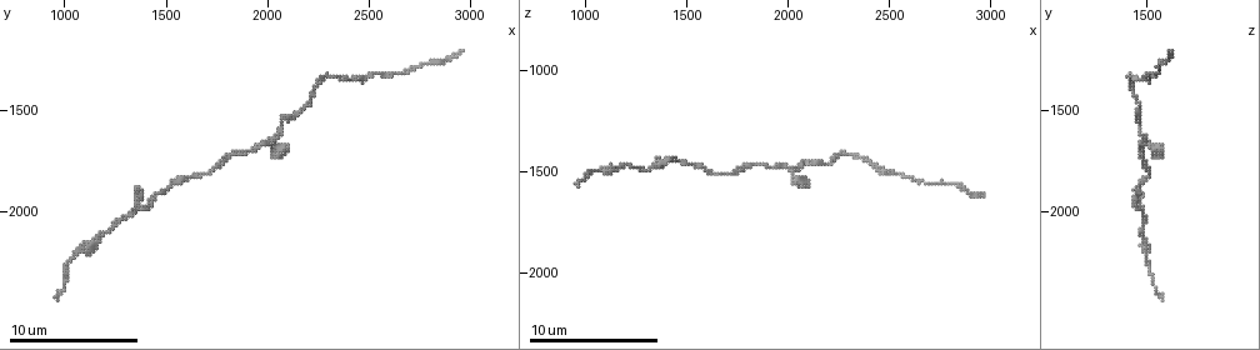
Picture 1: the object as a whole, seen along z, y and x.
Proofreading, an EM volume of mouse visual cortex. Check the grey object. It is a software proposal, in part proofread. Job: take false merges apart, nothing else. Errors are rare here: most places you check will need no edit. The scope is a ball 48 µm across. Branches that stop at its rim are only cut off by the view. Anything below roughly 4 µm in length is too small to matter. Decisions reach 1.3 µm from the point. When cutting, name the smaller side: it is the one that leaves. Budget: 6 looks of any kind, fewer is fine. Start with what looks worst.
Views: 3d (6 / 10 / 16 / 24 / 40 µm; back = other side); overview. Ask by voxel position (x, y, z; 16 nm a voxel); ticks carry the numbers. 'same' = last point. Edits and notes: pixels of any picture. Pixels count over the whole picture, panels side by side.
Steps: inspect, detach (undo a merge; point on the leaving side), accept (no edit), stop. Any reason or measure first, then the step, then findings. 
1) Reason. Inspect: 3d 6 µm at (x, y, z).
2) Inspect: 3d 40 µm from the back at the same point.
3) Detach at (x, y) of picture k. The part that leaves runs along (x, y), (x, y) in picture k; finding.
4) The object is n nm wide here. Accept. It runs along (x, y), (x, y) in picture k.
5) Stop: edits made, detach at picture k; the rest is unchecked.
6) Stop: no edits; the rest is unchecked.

Three arms meet. Inspect: 3d 10 µm at (2000, 1650, 1470).

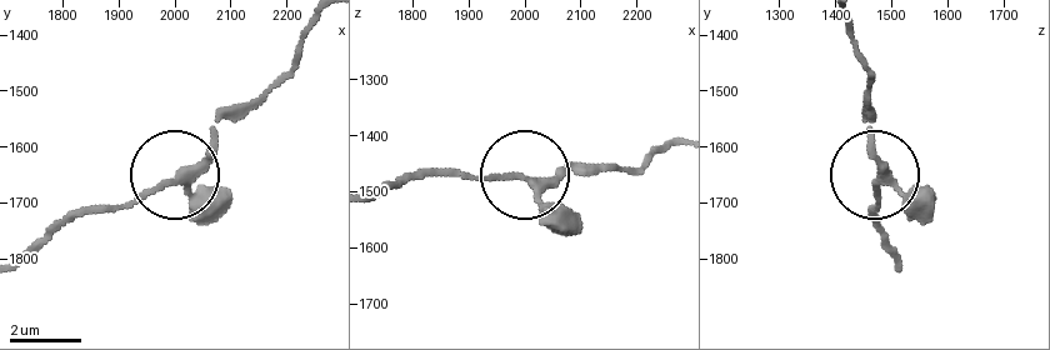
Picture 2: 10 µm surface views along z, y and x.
Inspect: 3d 10 µm from the back at (1995, 1665, 1480).

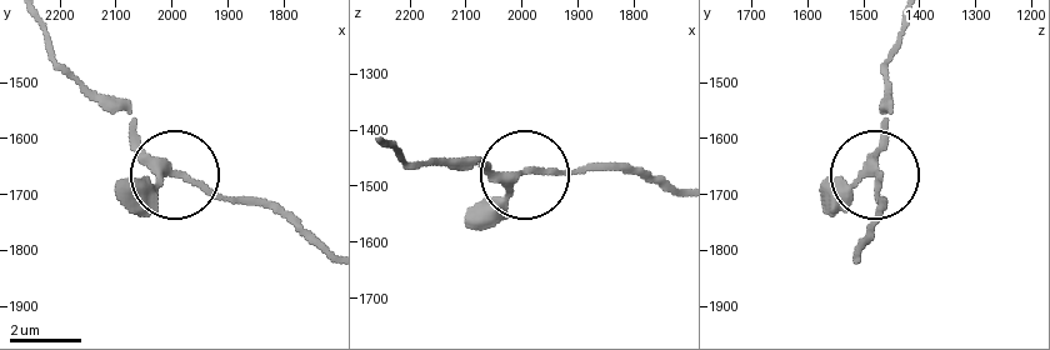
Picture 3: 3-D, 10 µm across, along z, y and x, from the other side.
Accept. It runs along (578, 175), (468, 165) in picture 3; one neuron here.

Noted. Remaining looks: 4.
Sudden change in width. Inspect: 3d 6 µm at (1620, 1830, 1500).

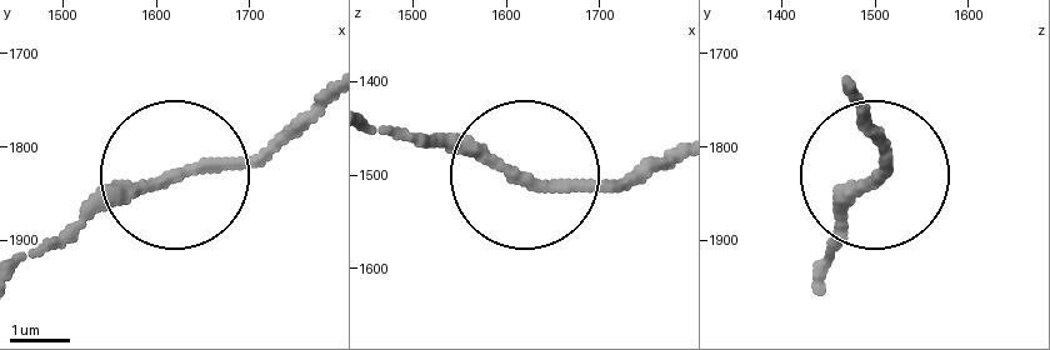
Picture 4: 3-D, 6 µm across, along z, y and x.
The object is 180 nm wide here. Accept. It runs along (325, 86), (251, 156), (101, 196), (61, 231) in picture 4; one neuron here.

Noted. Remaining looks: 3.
Thick turns thin. Inspect: 3d 10 µm at (1330, 2020, 1490).

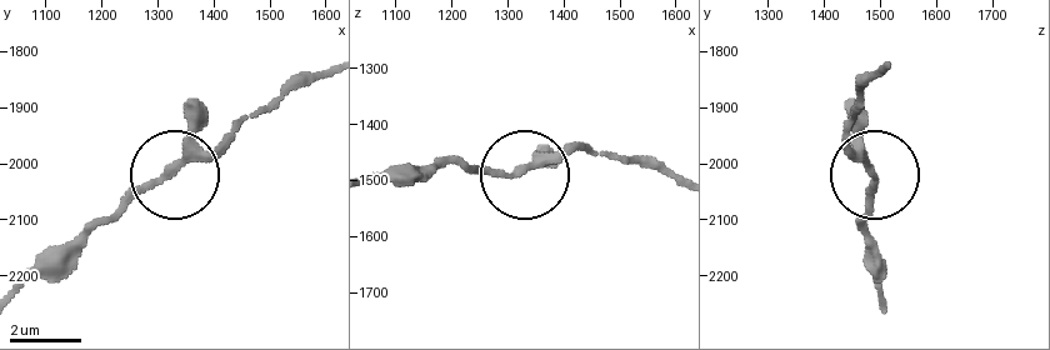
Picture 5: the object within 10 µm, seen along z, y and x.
Accept. It runs along (881, 66), (851, 108), (851, 146), (878, 185), (860, 228) in picture 5; all the same neuron.

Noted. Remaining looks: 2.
Stop: no edits; the rest is unchecked.

